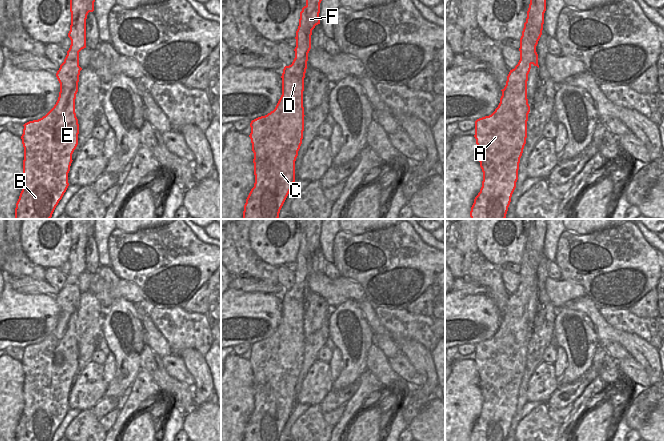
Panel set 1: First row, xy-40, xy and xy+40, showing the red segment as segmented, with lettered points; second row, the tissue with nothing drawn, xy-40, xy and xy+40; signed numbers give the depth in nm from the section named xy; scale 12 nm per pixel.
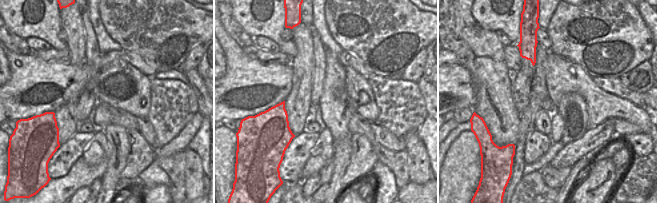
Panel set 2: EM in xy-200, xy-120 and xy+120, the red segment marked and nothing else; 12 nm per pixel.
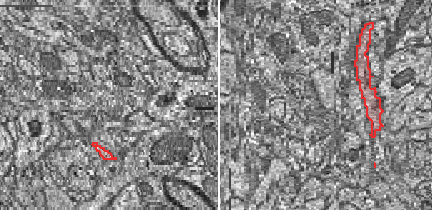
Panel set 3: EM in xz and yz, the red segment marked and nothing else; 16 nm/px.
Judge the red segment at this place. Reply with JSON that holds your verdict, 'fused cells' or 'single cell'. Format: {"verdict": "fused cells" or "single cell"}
{"verdict": "fused cells"}

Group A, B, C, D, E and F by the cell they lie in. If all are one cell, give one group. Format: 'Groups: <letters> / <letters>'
Groups: A B C D E / F

